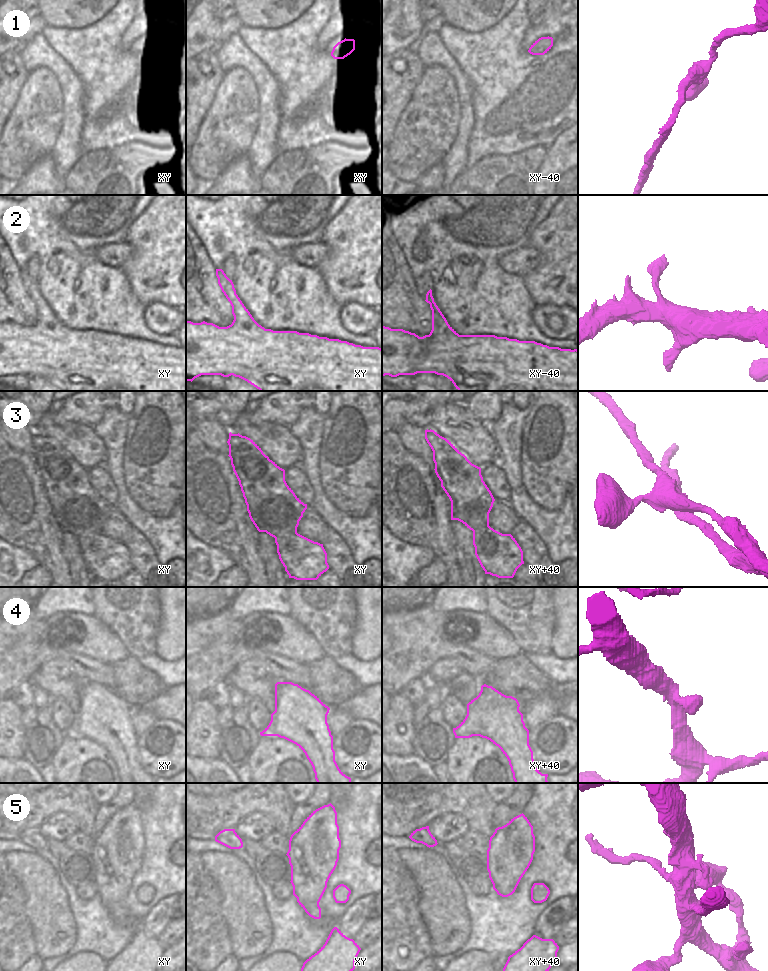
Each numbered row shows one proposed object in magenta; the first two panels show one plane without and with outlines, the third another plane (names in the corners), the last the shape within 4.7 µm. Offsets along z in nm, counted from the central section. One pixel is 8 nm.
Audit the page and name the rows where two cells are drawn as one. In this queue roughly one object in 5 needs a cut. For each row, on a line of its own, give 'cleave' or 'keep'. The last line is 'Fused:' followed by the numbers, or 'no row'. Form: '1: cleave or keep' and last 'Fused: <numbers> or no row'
1: keep
2: keep
3: cleave
4: keep
5: keep
Fused: 3

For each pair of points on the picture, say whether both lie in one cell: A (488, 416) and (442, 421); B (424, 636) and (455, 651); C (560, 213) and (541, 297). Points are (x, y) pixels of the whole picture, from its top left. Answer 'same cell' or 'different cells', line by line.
A: different cells
B: same cell
C: same cell

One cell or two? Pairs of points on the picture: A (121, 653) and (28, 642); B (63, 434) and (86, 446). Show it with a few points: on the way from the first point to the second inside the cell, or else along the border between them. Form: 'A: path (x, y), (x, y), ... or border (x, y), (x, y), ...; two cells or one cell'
A: border (46, 622), (58, 639), (49, 642), (74, 653); two cells
B: path (69, 436), (73, 436), (80, 441); one cell

